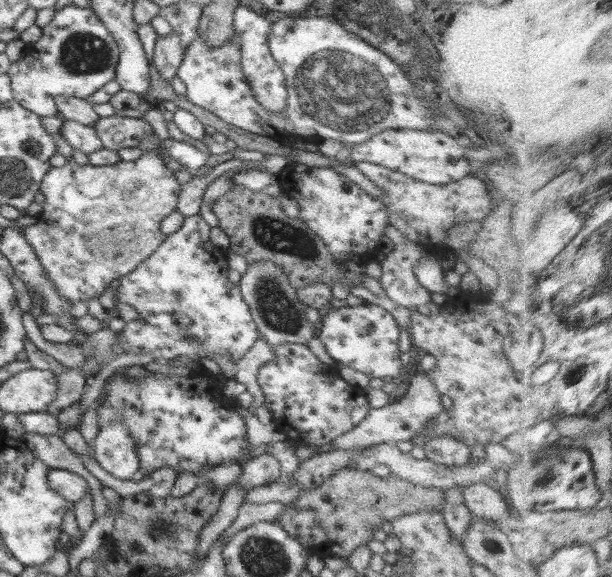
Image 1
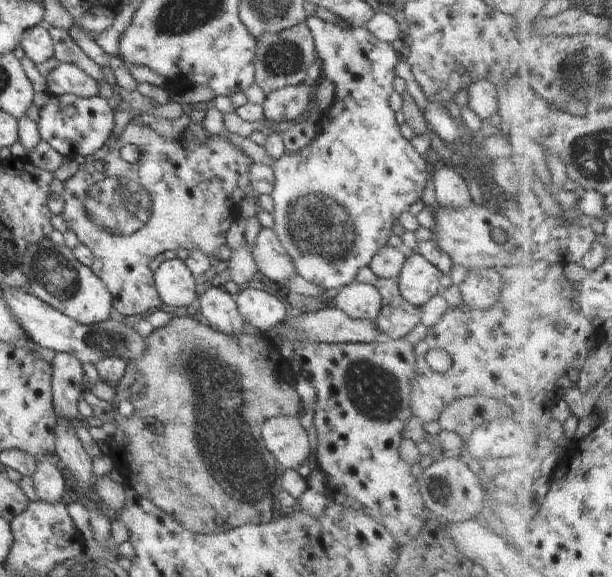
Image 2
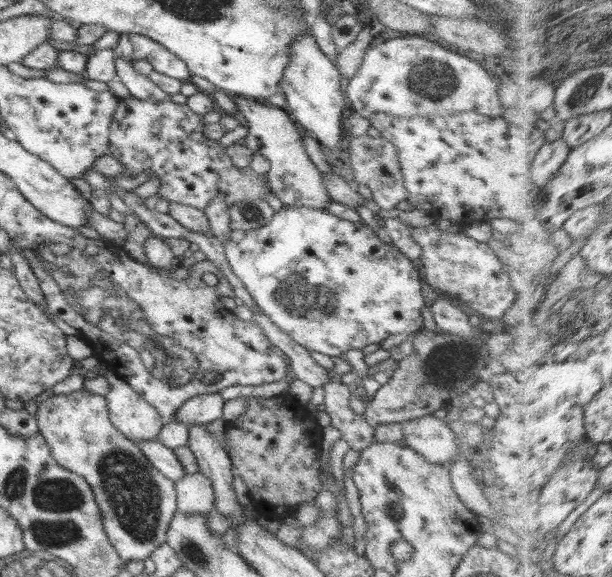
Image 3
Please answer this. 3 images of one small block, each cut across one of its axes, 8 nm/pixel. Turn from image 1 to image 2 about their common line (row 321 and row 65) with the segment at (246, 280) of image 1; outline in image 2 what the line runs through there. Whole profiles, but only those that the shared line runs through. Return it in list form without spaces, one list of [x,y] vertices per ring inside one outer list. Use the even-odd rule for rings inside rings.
[[[305,23],[283,29],[278,33],[265,33],[257,40],[253,57],[255,83],[268,95],[274,90],[300,85],[308,81],[307,70],[317,58],[311,31]]]

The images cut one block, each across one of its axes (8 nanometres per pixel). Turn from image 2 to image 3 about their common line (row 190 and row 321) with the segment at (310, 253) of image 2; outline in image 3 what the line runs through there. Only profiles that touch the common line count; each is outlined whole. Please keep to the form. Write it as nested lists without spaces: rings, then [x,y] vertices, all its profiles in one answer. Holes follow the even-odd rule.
[[[282,206],[280,211],[275,212],[272,221],[262,228],[248,231],[232,231],[228,239],[224,241],[224,256],[231,266],[232,272],[240,279],[244,288],[250,293],[254,303],[270,318],[272,323],[290,335],[299,345],[310,351],[328,354],[328,356],[342,356],[347,350],[362,350],[368,344],[381,343],[390,334],[402,334],[406,332],[410,337],[423,330],[423,318],[421,310],[425,306],[422,292],[420,291],[420,274],[415,262],[411,261],[396,246],[385,244],[379,240],[376,233],[366,224],[356,225],[354,222],[343,220],[341,217],[330,215],[326,211],[317,210],[304,206]]]

